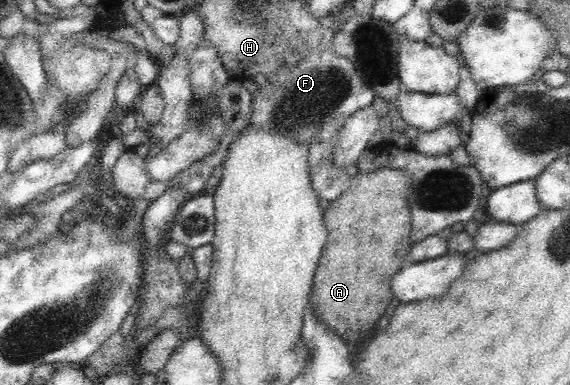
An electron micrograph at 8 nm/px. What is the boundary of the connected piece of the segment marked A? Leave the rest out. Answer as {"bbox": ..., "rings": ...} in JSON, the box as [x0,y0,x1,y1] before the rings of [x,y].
{"bbox":[309,169,413,340],"rings":[[[397,169],[358,173],[356,176],[351,176],[350,188],[338,200],[334,200],[330,208],[325,209],[324,226],[328,230],[328,242],[314,276],[309,305],[312,306],[312,313],[343,339],[360,340],[360,336],[368,334],[352,330],[375,328],[376,322],[379,321],[376,318],[380,318],[380,314],[386,312],[390,300],[394,298],[390,290],[390,280],[398,272],[398,268],[404,268],[404,258],[408,256],[410,246],[413,245],[410,240],[410,208],[408,208],[410,182],[412,179],[406,178],[405,173]]]}

